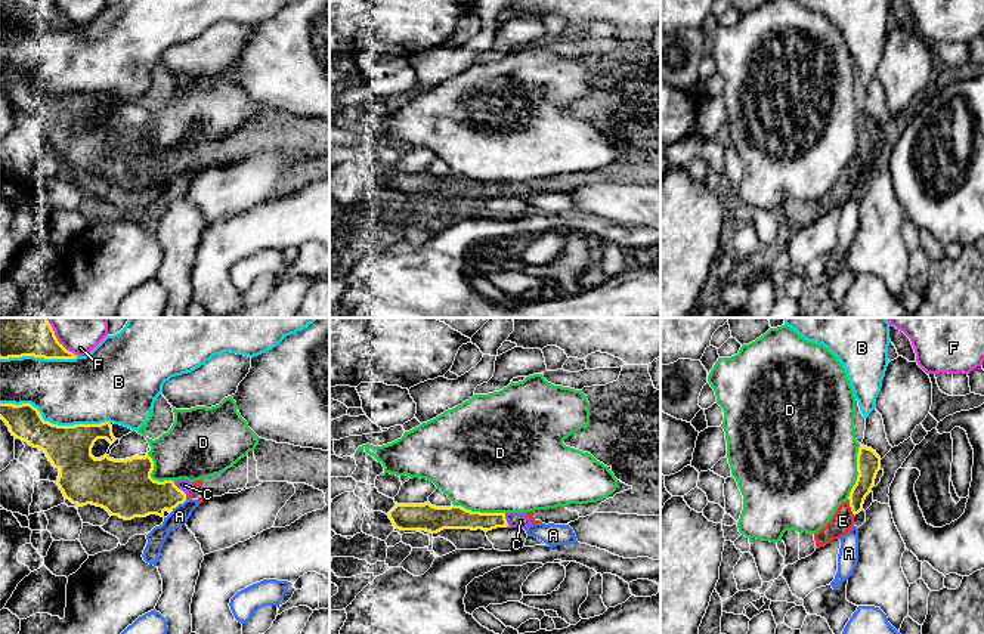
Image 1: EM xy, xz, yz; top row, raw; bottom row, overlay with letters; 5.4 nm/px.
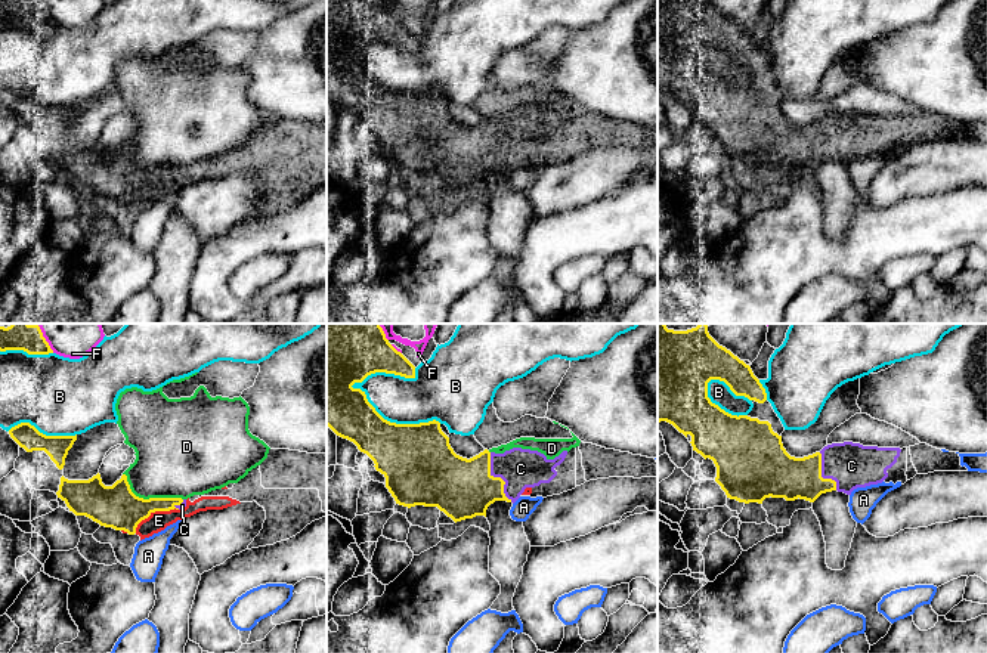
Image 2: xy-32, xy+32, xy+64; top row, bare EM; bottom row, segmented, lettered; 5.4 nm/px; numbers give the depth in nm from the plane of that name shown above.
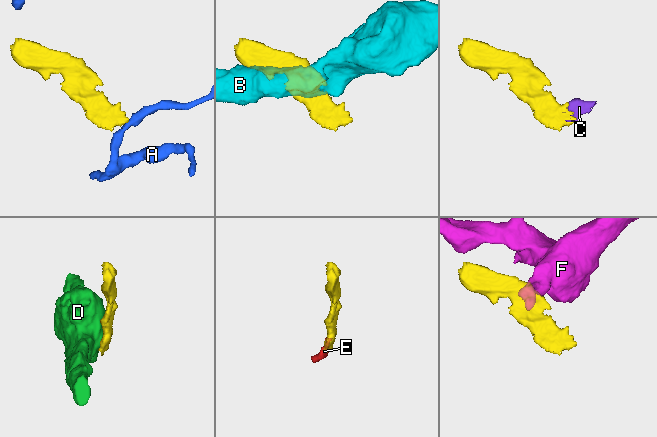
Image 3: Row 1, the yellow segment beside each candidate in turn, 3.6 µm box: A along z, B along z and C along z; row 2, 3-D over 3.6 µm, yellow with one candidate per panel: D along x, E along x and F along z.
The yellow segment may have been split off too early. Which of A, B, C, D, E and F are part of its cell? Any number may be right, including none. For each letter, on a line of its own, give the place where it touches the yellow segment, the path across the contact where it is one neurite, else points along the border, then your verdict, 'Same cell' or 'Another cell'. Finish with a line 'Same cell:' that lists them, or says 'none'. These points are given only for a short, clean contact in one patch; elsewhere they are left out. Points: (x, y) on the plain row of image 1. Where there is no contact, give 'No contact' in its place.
A: Touches yellow at xy (178, 173). Boundary: xy (186, 169), (170, 182). Another cell
B: Touches yellow at xy (53, 93). Another cell
C: Touches yellow at xy (182, 160). Same cell
D: Touches yellow at yz (857, 139). Boundary: yz (860, 114), (857, 148), (847, 167). Another cell
E: Touches yellow at yz (851, 179). Same cell
F: Touches yellow at xy (62, 15). Another cell
Same cell: C, E

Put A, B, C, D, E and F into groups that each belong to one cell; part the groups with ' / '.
A / B / C E / D / F

